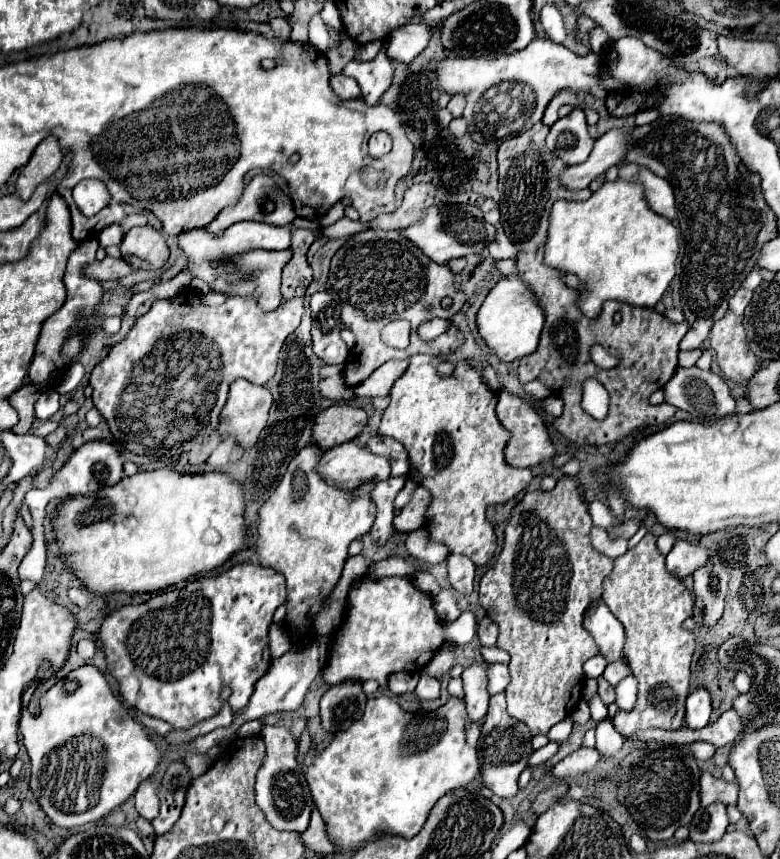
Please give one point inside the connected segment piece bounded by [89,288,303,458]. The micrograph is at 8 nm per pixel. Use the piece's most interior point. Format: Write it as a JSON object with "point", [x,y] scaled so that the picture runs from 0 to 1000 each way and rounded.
{"point":[206,453]}

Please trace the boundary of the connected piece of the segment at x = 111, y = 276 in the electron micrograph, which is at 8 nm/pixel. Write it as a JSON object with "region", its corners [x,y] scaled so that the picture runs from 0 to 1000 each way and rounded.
{"region":[[[135,298],[129,305],[109,310],[109,319],[127,326],[127,328],[153,326],[158,321],[165,321],[171,314],[173,312],[168,312],[160,300],[145,300],[145,298]]]}

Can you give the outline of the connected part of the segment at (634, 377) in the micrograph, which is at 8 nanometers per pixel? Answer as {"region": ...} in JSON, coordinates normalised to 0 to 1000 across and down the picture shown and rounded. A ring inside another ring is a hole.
{"region":[[[688,142],[678,151],[642,165],[637,175],[642,261],[647,272],[668,289],[668,298],[663,298],[665,324],[681,333],[699,363],[699,380],[694,386],[691,405],[681,414],[665,419],[665,442],[673,447],[694,440],[709,454],[709,459],[719,461],[722,466],[735,466],[724,468],[722,484],[712,489],[712,498],[732,515],[758,519],[788,517],[819,496],[850,494],[863,487],[863,473],[835,473],[832,461],[845,454],[847,447],[853,449],[853,445],[863,438],[868,428],[871,398],[881,389],[881,377],[858,375],[837,359],[819,359],[801,352],[783,352],[783,359],[776,356],[765,370],[753,370],[740,356],[742,342],[724,333],[724,319],[696,307],[696,286],[701,279],[701,261],[709,235],[717,231],[758,228],[758,221],[732,221],[719,214],[717,205],[727,191],[717,184],[699,184],[701,156],[704,147]],[[791,359],[799,366],[796,377],[786,377],[786,366]],[[760,400],[778,405],[783,414],[794,417],[794,424],[783,431],[765,428],[755,419],[755,405]],[[753,440],[763,440],[765,445],[776,447],[783,461],[783,475],[776,489],[763,489],[745,475],[745,449]]]}

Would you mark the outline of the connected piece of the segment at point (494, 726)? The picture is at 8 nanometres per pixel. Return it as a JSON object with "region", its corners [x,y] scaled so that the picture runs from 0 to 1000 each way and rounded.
{"region":[[[629,810],[622,841],[617,845],[617,857],[612,864],[619,913],[640,929],[655,929],[663,924],[663,906],[678,892],[681,852],[673,843],[658,838],[647,827],[647,810]]]}

